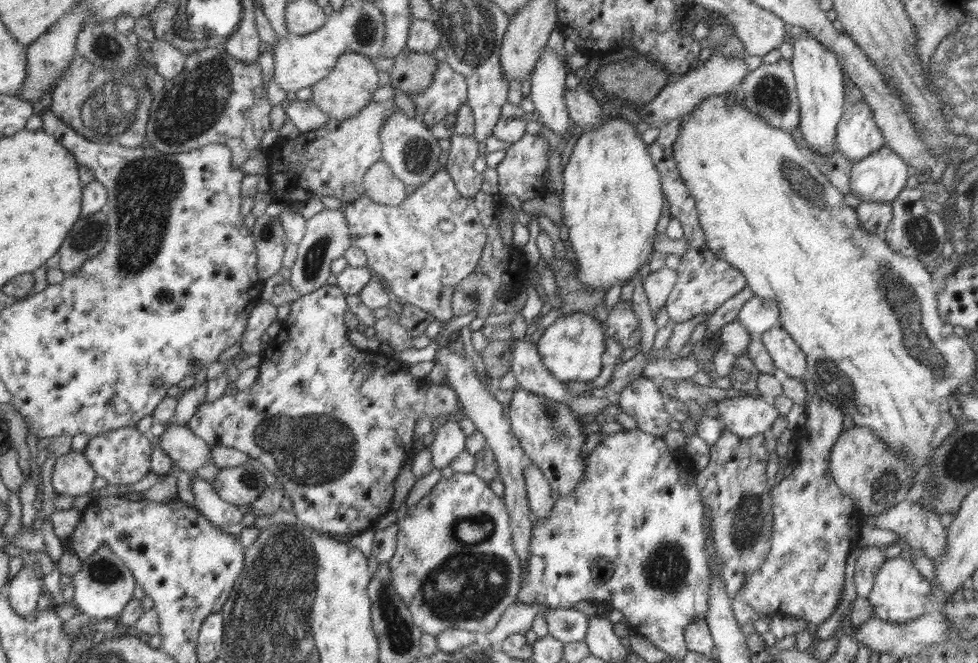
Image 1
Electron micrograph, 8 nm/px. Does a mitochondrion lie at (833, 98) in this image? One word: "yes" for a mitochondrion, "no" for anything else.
no

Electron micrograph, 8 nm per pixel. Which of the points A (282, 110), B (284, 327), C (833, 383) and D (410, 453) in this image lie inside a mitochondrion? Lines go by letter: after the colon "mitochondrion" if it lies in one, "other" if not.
A: other
B: other
C: mitochondrion
D: other

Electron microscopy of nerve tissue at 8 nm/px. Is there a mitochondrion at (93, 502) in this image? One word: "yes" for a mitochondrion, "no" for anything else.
no

